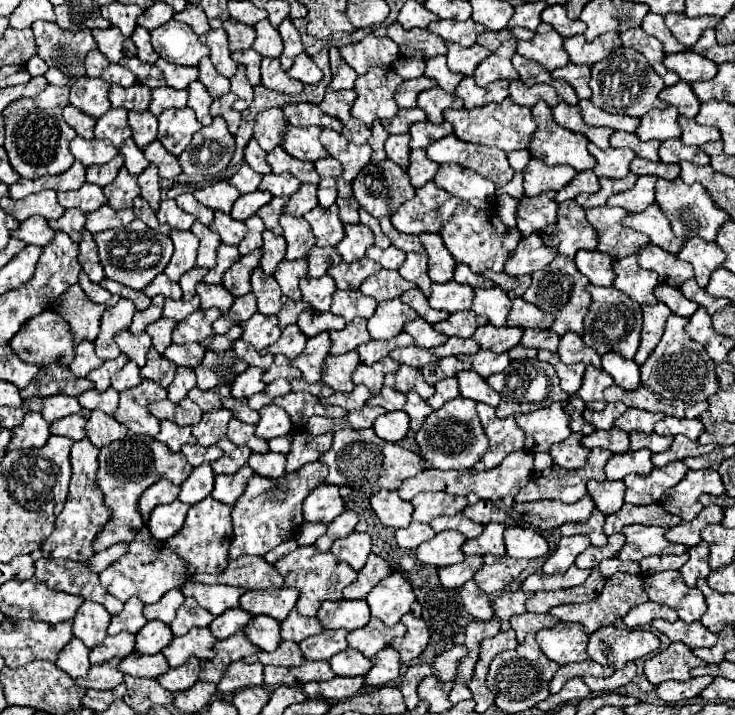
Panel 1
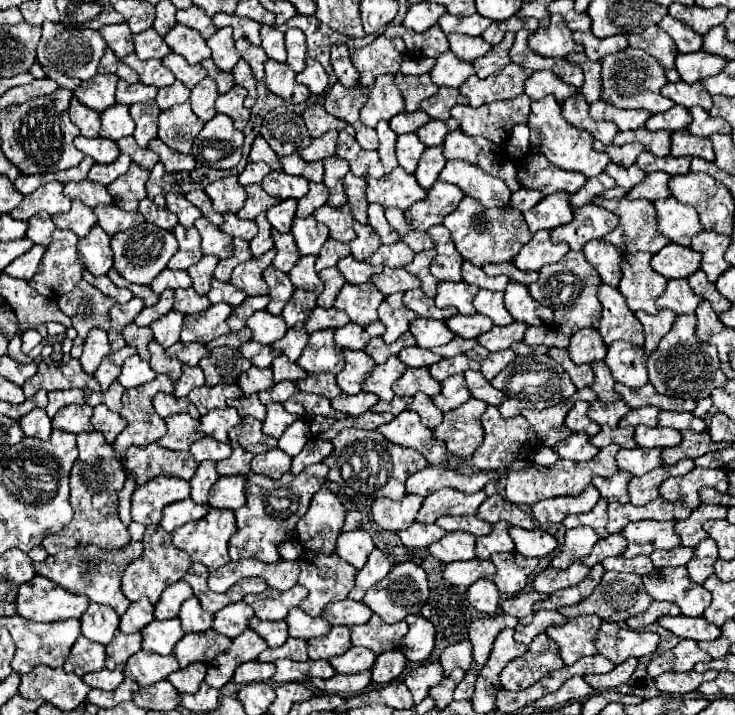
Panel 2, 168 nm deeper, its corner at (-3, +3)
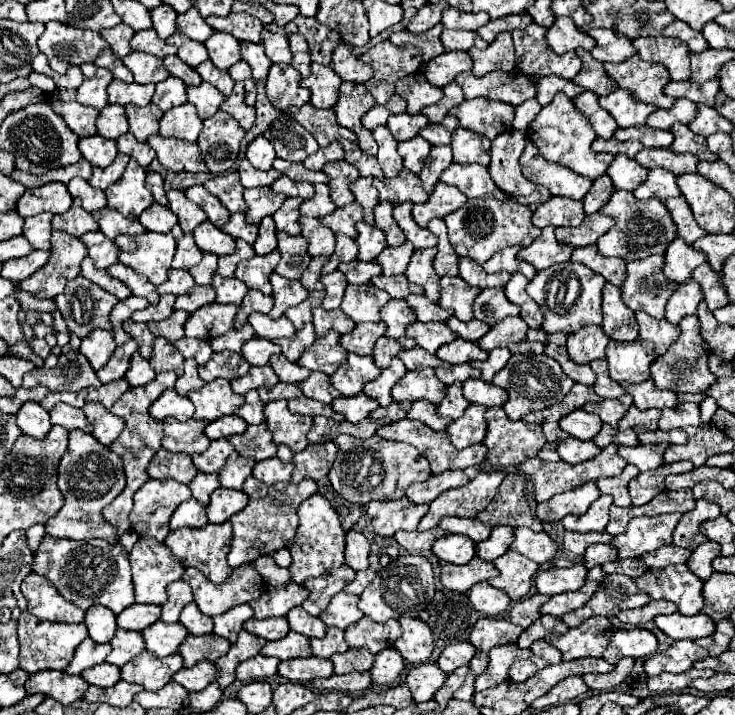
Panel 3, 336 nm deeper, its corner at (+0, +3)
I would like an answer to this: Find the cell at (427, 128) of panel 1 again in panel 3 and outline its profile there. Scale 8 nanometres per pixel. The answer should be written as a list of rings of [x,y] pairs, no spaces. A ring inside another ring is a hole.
[[[427,124],[419,132],[419,136],[425,138],[431,146],[439,146],[439,144],[449,144],[451,142],[451,132],[443,124]]]

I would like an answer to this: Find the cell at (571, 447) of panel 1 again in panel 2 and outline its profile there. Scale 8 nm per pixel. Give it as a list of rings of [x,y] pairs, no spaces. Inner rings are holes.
[[[576,432],[570,438],[562,440],[562,444],[556,444],[556,452],[564,460],[568,458],[568,460],[580,462],[580,460],[592,460],[598,454],[598,448],[590,444],[588,434]]]

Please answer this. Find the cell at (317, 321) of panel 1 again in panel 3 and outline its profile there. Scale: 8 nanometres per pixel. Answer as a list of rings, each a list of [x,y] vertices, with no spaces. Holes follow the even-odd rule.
[[[313,308],[313,326],[315,326],[317,336],[323,336],[329,330],[335,330],[339,334],[347,334],[355,328],[355,322],[351,318],[347,318],[341,310]]]

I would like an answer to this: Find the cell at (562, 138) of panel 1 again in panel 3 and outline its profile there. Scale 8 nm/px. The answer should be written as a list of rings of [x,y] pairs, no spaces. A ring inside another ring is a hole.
[[[555,94],[553,102],[541,108],[541,112],[529,122],[527,136],[539,148],[539,154],[545,160],[549,160],[553,164],[563,164],[565,168],[569,168],[573,172],[579,172],[581,176],[585,176],[589,180],[595,180],[597,176],[605,174],[607,166],[615,158],[613,154],[597,154],[591,148],[591,142],[597,136],[595,136],[589,120],[585,116],[581,116],[581,112],[575,110],[573,100],[563,96],[563,94]]]

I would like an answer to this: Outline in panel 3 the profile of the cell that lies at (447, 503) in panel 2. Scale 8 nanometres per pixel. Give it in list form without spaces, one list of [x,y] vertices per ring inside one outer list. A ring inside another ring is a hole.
[[[479,472],[467,486],[439,494],[439,498],[429,504],[429,512],[423,516],[417,530],[435,528],[443,516],[477,518],[477,514],[495,498],[503,478],[505,472]]]

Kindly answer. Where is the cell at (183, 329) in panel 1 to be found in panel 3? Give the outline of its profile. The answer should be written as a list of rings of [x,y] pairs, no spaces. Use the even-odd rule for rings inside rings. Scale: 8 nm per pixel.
[[[211,302],[189,316],[185,322],[185,336],[197,340],[211,340],[233,328],[233,316],[237,312],[235,304]]]

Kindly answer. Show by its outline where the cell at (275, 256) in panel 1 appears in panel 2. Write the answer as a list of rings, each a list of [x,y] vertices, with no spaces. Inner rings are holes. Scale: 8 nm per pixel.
[[[272,232],[272,238],[274,238],[276,250],[278,250],[278,254],[276,254],[272,266],[288,274],[288,272],[294,268],[294,264],[298,262],[298,258],[300,258],[300,252],[298,252],[298,248],[296,248],[294,236],[292,236],[290,232],[288,232],[288,234]]]

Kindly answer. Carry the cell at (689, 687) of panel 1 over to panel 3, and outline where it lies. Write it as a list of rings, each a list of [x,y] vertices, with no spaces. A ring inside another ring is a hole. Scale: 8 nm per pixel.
[[[691,668],[691,670],[683,672],[683,674],[667,674],[665,672],[665,674],[657,674],[657,676],[649,678],[647,688],[651,692],[657,692],[657,694],[683,692],[691,684],[691,680],[695,680],[695,678],[711,678],[713,674],[715,674],[713,670],[697,670],[697,668]]]

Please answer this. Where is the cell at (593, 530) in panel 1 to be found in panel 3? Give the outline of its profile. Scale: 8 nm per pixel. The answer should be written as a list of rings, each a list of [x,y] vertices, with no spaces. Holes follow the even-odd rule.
[[[599,496],[585,514],[581,516],[565,516],[561,522],[565,530],[577,530],[577,532],[605,532],[605,526],[609,522],[609,506],[613,504],[611,496]]]

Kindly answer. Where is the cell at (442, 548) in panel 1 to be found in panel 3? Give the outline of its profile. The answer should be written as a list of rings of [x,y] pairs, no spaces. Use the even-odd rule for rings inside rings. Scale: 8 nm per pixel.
[[[445,534],[433,544],[433,554],[451,564],[467,564],[475,556],[475,542],[463,534]]]

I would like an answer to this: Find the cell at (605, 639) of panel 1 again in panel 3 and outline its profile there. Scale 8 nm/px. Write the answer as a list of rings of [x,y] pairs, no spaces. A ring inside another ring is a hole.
[[[629,628],[629,630],[615,630],[607,650],[603,652],[603,660],[609,664],[617,664],[621,658],[647,658],[655,652],[657,638],[653,632],[645,628]]]

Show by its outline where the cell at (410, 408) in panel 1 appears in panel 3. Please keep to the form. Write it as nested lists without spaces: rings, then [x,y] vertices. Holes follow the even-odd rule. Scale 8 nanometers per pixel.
[[[417,400],[411,404],[411,410],[407,412],[407,418],[411,420],[421,420],[423,424],[427,424],[433,430],[445,430],[445,426],[449,424],[447,418],[437,414],[435,404],[431,404],[429,400]]]

